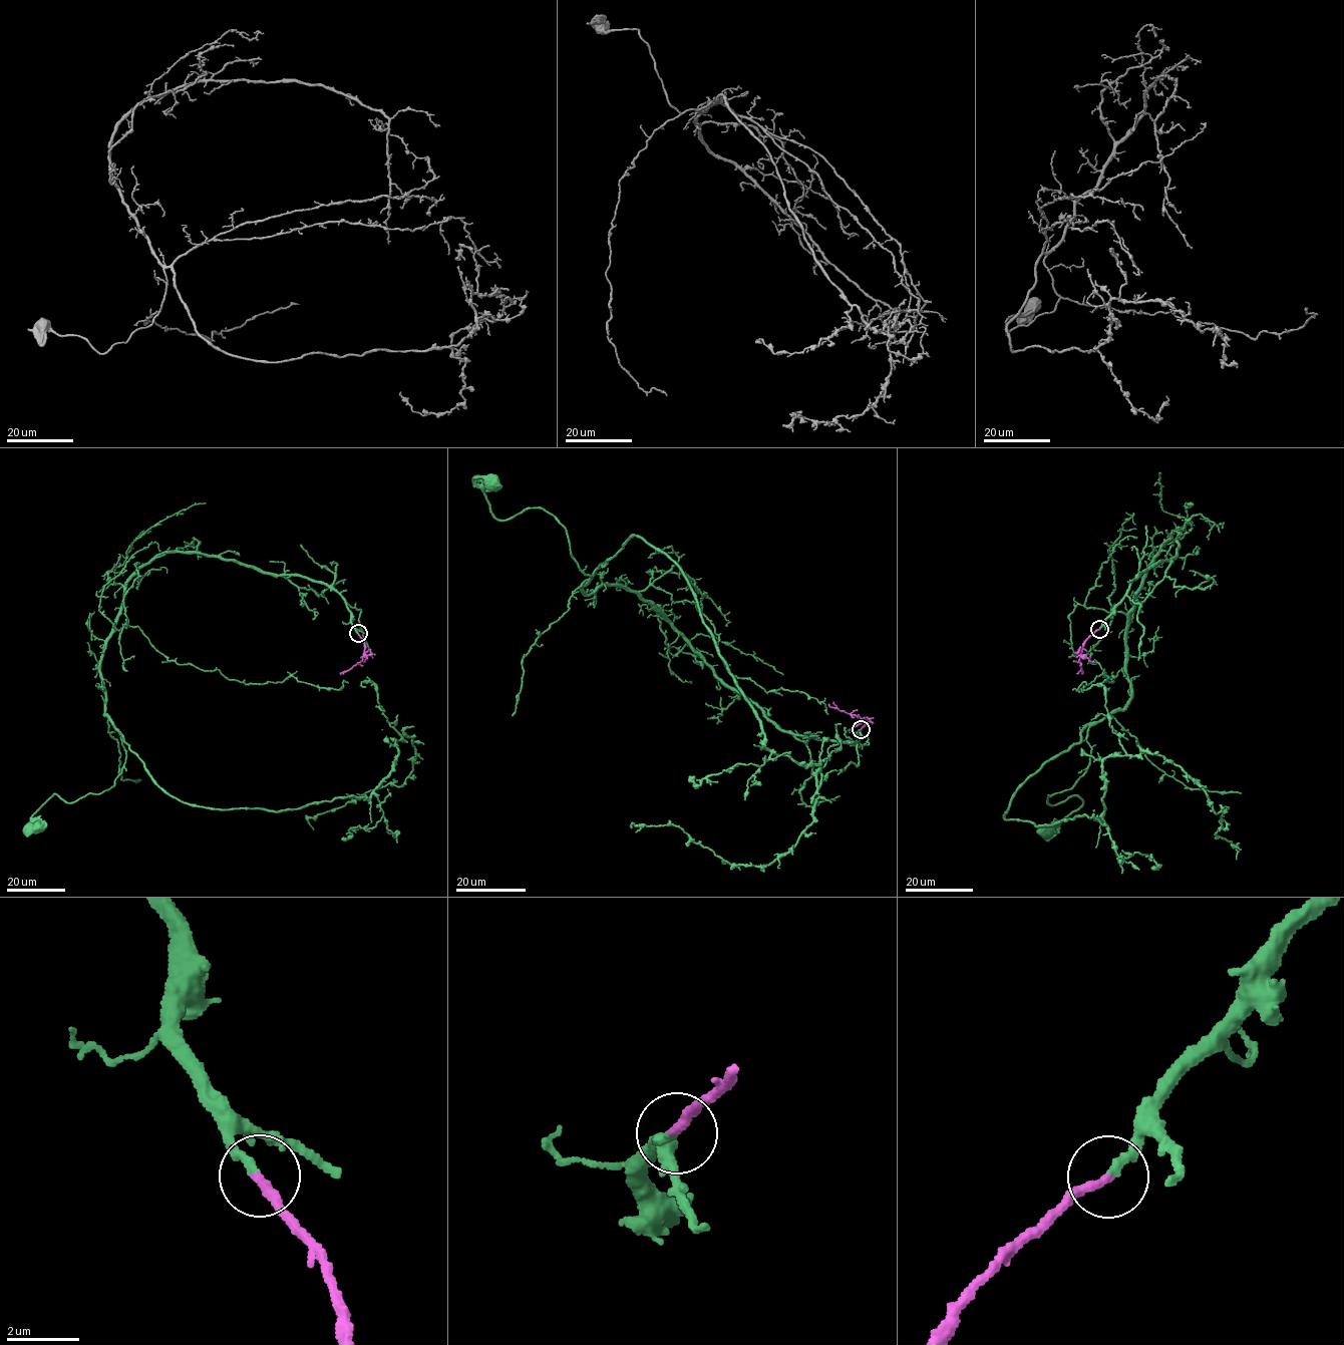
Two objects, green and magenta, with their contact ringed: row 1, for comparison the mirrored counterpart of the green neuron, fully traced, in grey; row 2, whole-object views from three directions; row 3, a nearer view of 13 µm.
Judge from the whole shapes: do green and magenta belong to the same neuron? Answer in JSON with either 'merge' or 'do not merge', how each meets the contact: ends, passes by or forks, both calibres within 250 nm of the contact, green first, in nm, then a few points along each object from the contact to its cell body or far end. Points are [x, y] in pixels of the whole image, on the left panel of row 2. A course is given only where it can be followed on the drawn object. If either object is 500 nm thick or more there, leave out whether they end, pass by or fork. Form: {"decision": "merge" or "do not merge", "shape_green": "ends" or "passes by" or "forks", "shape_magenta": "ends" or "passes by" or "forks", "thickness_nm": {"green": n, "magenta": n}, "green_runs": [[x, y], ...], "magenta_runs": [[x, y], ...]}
{"decision": "merge", "shape_green": "ends", "shape_magenta": "ends", "thickness_nm": {"green": 220, "magenta": 260}, "green_runs": [[358, 633], [324, 584], [157, 556], [127, 583], [100, 657], [122, 769], [99, 793], [53, 794], [38, 826]], "magenta_runs": [[358, 633], [364, 645], [362, 660], [340, 673]]}

